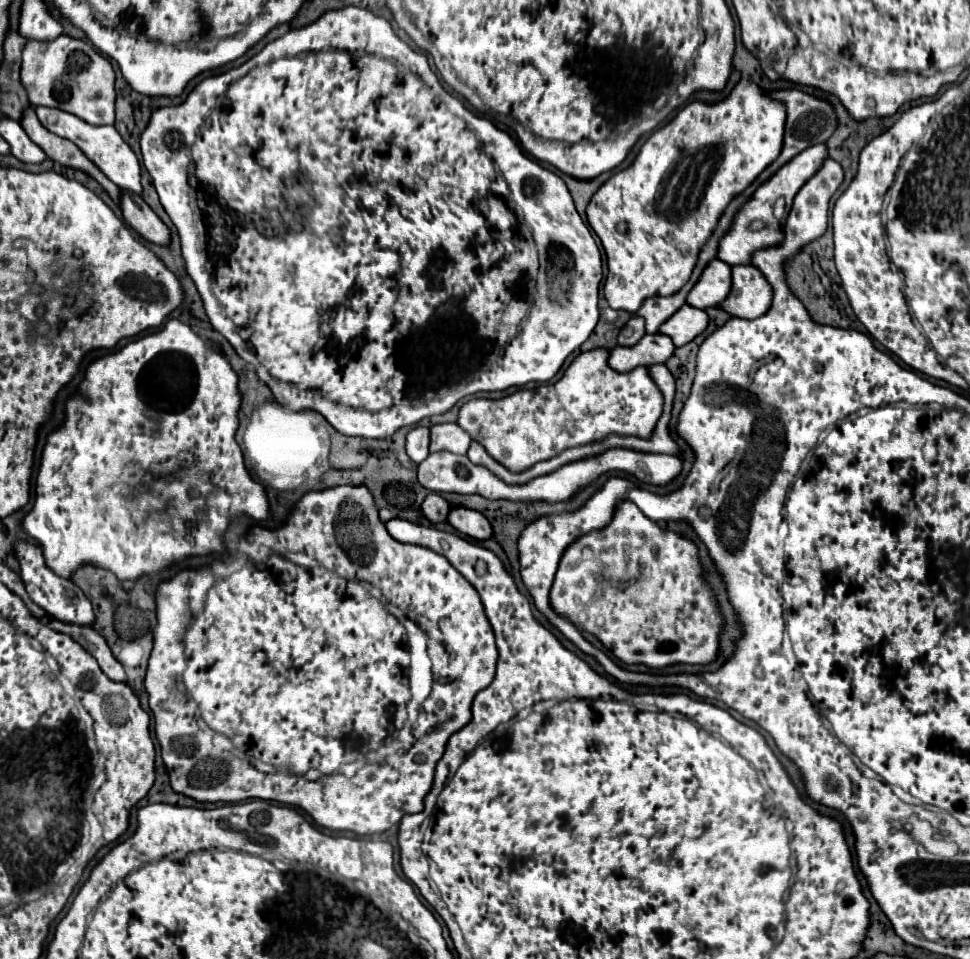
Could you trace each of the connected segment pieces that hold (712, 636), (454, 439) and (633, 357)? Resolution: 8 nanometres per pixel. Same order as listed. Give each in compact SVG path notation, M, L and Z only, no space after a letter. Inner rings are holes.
M630 502L616 508L608 528L586 534L586 538L578 538L568 546L550 590L550 602L556 612L566 614L578 628L592 632L626 664L646 664L650 668L664 668L674 662L708 664L718 652L718 630L722 620L716 610L712 588L702 576L696 544L674 532L660 530ZM594 580L604 582L604 586L592 590Z
M436 424L430 428L432 430L432 442L430 442L430 452L452 452L464 456L470 448L470 436L466 430L462 430L458 424Z
M660 332L646 334L636 346L628 346L628 348L616 346L610 352L608 364L616 372L630 372L636 366L652 366L652 364L666 362L674 350L676 346L670 336L660 334Z

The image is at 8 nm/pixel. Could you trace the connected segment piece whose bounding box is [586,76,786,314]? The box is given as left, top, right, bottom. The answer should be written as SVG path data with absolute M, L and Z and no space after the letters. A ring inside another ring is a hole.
M744 76L724 100L716 104L696 100L682 108L664 128L648 136L634 164L612 174L598 188L586 208L586 218L606 252L608 276L604 298L610 308L636 314L646 298L672 296L688 282L698 254L718 226L726 206L780 156L784 122L784 102L772 98L750 76ZM620 222L626 224L626 232L618 230Z

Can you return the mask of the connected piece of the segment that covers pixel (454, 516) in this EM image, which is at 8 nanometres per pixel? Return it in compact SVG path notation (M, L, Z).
M456 506L454 510L450 510L448 514L448 522L462 534L474 538L474 540L488 540L492 538L492 526L490 522L484 518L484 514L464 508L464 506Z

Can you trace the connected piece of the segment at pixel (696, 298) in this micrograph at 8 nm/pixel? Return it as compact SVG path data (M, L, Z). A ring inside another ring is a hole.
M714 258L706 268L704 274L700 276L700 282L692 288L692 294L688 294L688 304L694 308L712 308L720 306L728 298L732 290L732 268Z

